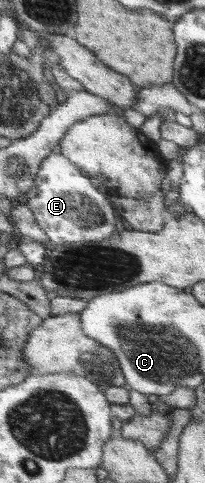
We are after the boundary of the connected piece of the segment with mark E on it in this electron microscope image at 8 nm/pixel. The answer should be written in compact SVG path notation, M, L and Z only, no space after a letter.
M52 152L41 159L33 185L37 186L38 193L24 204L33 210L35 222L49 238L49 243L45 245L48 250L64 244L105 240L115 233L117 213L113 205L91 183L91 176L65 155Z

